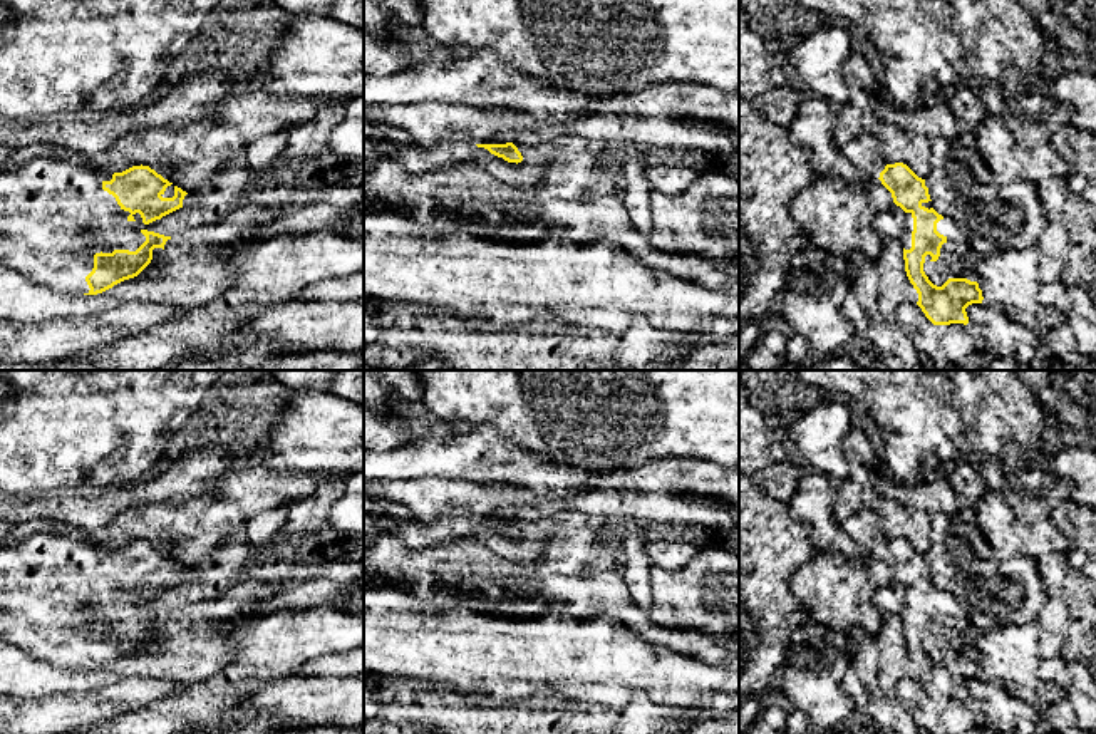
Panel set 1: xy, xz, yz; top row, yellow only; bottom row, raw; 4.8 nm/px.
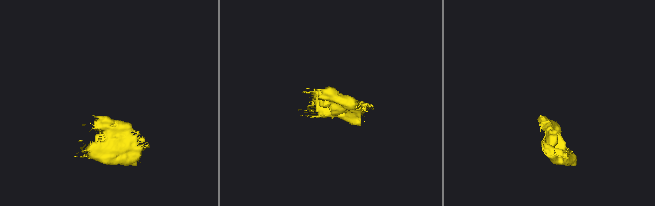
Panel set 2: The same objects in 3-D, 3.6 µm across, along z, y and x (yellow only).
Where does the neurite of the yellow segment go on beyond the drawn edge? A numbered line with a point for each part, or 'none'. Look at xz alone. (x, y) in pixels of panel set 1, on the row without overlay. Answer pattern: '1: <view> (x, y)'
1: xz (446, 530)

